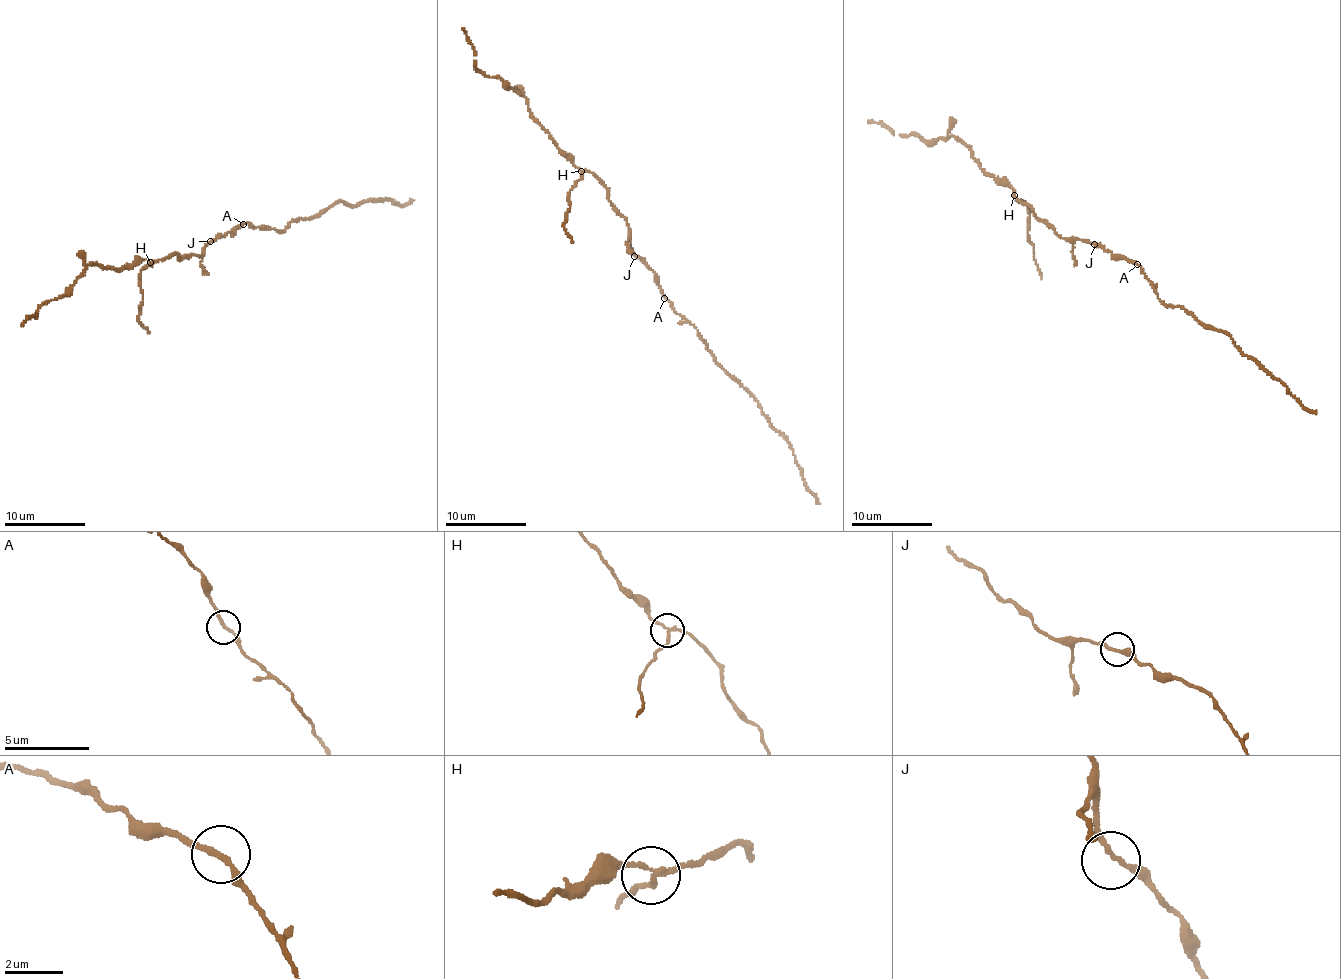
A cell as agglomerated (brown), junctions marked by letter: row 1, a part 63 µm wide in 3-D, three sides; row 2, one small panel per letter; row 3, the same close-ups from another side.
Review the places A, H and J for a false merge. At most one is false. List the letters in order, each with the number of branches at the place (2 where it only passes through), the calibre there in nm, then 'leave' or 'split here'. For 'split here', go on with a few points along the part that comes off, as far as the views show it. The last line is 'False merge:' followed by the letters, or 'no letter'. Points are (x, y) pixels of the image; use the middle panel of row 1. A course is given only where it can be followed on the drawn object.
A: 2 branches meet; 170 nm thick; leave
H: 3 branches meet; 140 nm thick; split here; foreign part runs (581, 171), (570, 192), (569, 210), (564, 227), (573, 242)
J: 2 branches meet; 160 nm thick; leave
False merge: H

